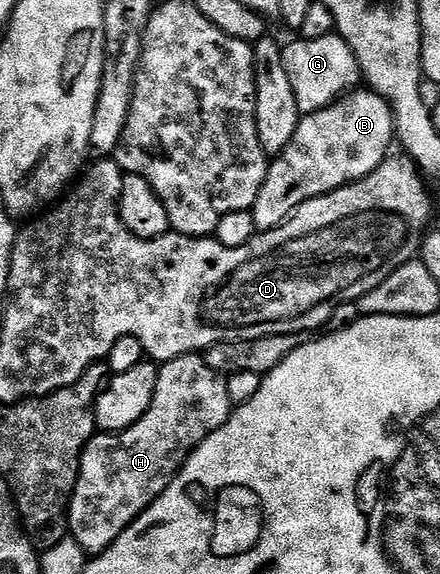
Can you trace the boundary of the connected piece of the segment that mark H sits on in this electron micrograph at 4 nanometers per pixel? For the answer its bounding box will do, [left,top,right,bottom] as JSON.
[67,353,233,556]

